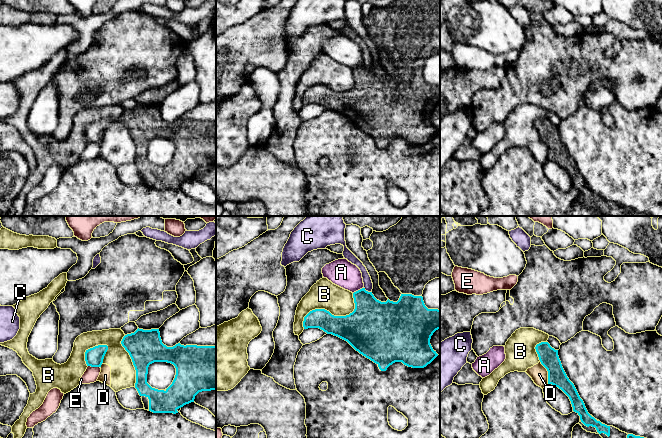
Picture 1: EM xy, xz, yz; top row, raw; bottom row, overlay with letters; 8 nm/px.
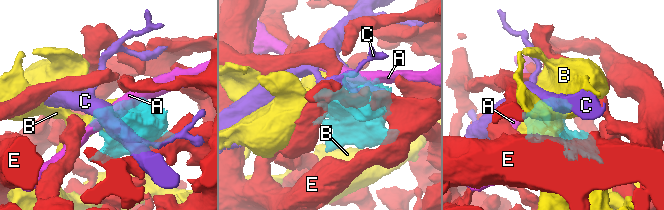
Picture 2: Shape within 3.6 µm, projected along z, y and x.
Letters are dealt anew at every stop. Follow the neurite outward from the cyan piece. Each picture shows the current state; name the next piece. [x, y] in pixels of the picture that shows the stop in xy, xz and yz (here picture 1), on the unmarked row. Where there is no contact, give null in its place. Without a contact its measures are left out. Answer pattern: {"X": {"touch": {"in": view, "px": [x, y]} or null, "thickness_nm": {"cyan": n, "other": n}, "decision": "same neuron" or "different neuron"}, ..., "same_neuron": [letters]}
{"A": {"touch": {"in": "xz", "px": [358, 66]}, "thickness_nm": {"cyan": 320, "other": 220}, "decision": "different neuron"}, "B": {"touch": {"in": "xz", "px": [331, 90]}, "thickness_nm": {"cyan": 280, "other": 220}, "decision": "different neuron"}, "C": {"touch": {"in": "xz", "px": [367, 67]}, "thickness_nm": {"cyan": 360, "other": 80}, "decision": "different neuron"}, "D": {"touch": {"in": "yz", "px": [548, 148]}, "thickness_nm": {"cyan": 160, "other": 140}, "decision": "different neuron"}, "E": {"touch": {"in": "xy", "px": [94, 142]}, "thickness_nm": {"cyan": 150, "other": 120}, "decision": "different neuron"}, "same_neuron": []}

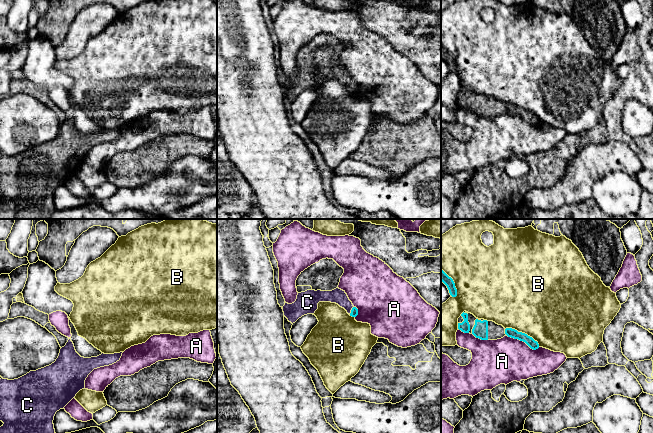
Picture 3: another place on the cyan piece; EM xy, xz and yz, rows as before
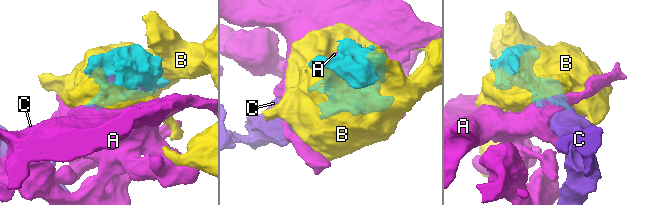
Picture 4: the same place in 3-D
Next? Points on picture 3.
{"A": {"touch": {"in": "yz", "px": [523, 117]}, "thickness_nm": {"cyan": 70, "other": 360}, "decision": "different neuron"}, "B": {"touch": {"in": "yz", "px": [523, 109]}, "thickness_nm": {"cyan": 70, "other": 500}, "decision": "different neuron"}, "C": {"touch": {"in": "xz", "px": [351, 86]}, "thickness_nm": {"cyan": 60, "other": 120}, "decision": "same neuron"}, "same_neuron": ["C"]}

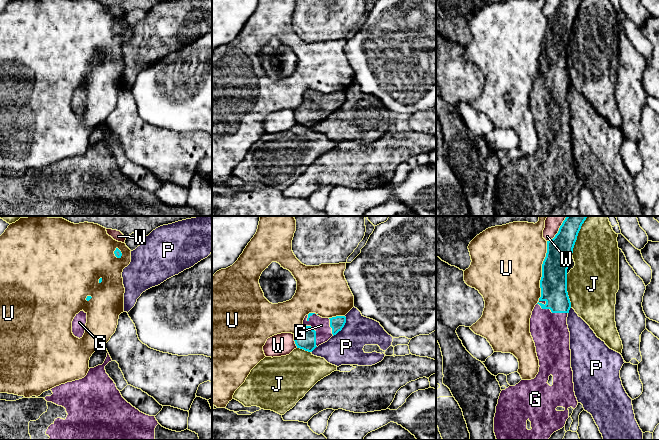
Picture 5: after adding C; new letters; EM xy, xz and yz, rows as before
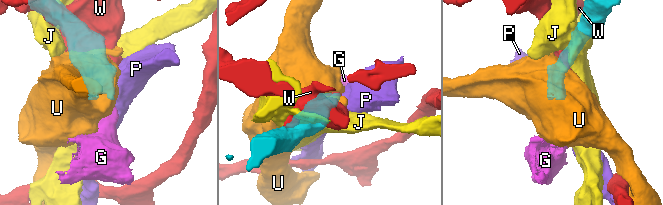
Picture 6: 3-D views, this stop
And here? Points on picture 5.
{"G": {"touch": {"in": "yz", "px": [552, 88]}, "thickness_nm": {"cyan": 220, "other": 300}, "decision": "same neuron"}, "J": {"touch": {"in": "yz", "px": [566, 67]}, "thickness_nm": {"cyan": 220, "other": 400}, "decision": "different neuron"}, "P": {"touch": {"in": "xz", "px": [343, 102]}, "thickness_nm": {"cyan": 110, "other": 280}, "decision": "different neuron"}, "U": {"touch": {"in": "yz", "px": [542, 47]}, "thickness_nm": {"cyan": 220, "other": 500}, "decision": "different neuron"}, "W": {"touch": {"in": "yz", "px": [556, 10]}, "thickness_nm": {"cyan": 200, "other": 110}, "decision": "different neuron"}, "same_neuron": ["G"]}

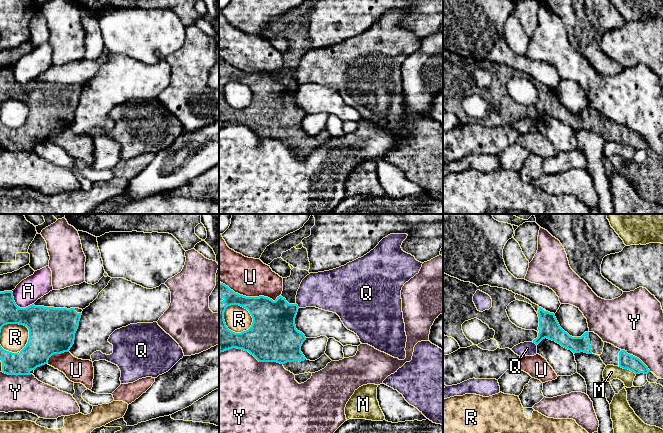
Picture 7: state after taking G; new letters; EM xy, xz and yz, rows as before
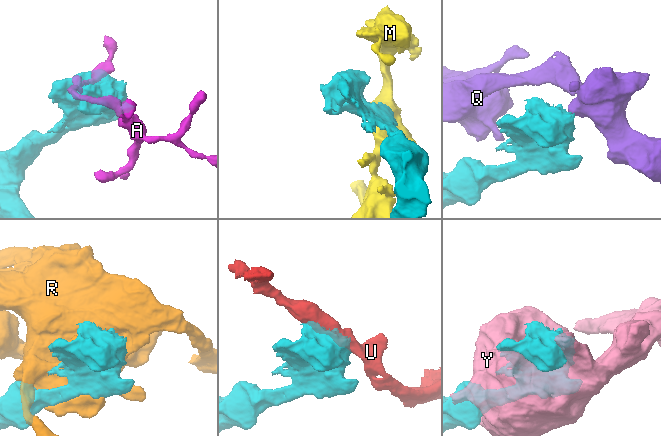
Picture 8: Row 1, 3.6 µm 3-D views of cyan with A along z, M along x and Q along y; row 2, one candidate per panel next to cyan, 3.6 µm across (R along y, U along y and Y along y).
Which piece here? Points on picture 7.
{"A": {"touch": {"in": "xy", "px": [17, 82]}, "thickness_nm": {"cyan": 260, "other": 200}, "decision": "different neuron"}, "M": {"touch": {"in": "yz", "px": [627, 144]}, "thickness_nm": {"cyan": 130, "other": 120}, "decision": "different neuron"}, "Q": {"touch": {"in": "xz", "px": [297, 81]}, "thickness_nm": {"cyan": 340, "other": 300}, "decision": "different neuron"}, "R": {"touch": {"in": "xz", "px": [248, 86]}, "thickness_nm": {"cyan": 360, "other": 200}, "decision": "different neuron"}, "U": {"touch": {"in": "xz", "px": [251, 73]}, "thickness_nm": {"cyan": 320, "other": 320}, "decision": "different neuron"}, "Y": {"touch": {"in": "xz", "px": [251, 130]}, "thickness_nm": {"cyan": 400, "other": 500}, "decision": "different neuron"}, "same_neuron": []}

